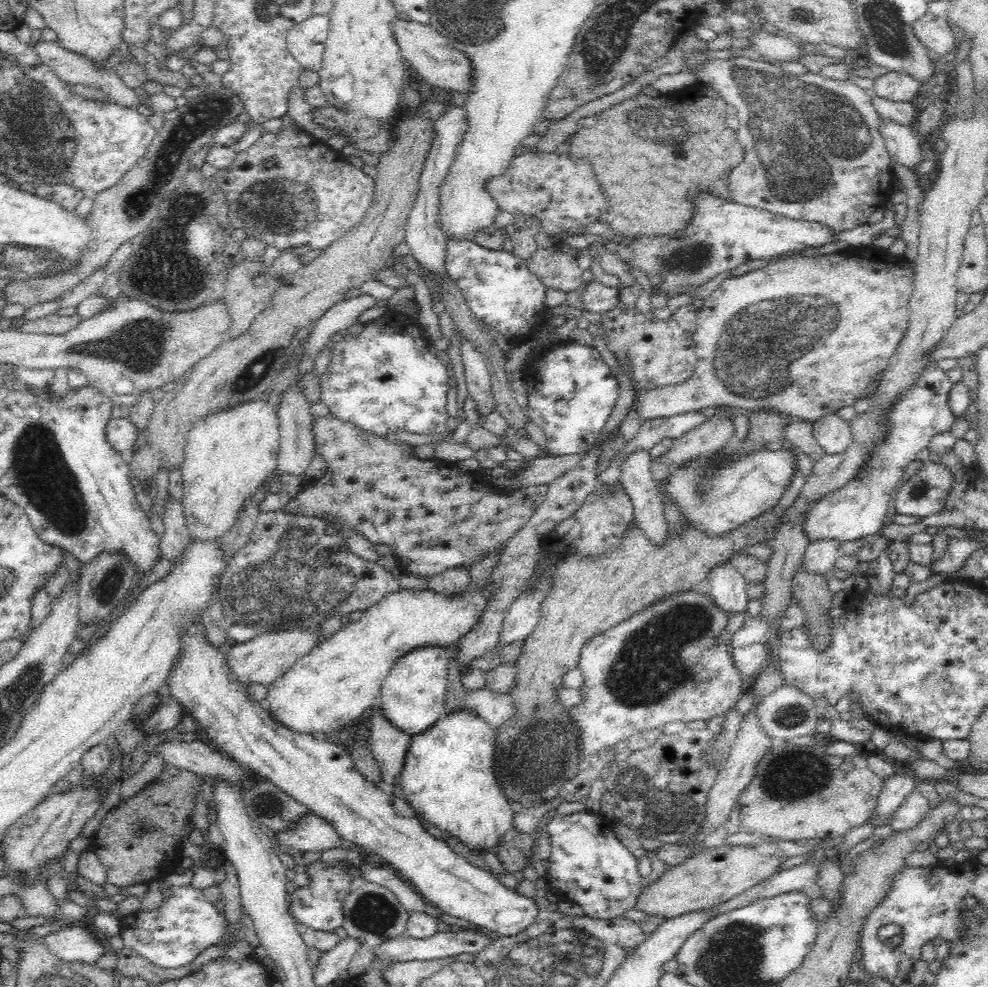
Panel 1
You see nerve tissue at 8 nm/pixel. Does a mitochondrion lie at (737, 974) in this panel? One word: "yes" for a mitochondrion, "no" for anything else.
yes

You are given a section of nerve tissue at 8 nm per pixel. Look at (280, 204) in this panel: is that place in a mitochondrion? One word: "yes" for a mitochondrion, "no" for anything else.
yes

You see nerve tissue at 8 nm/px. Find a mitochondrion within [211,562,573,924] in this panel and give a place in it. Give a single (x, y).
(270, 805)

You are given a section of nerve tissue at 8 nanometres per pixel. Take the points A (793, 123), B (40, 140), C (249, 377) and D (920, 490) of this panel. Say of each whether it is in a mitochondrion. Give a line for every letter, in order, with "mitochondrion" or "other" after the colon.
A: mitochondrion
B: mitochondrion
C: mitochondrion
D: mitochondrion

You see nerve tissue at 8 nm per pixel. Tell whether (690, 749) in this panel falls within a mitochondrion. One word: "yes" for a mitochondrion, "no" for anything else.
no

